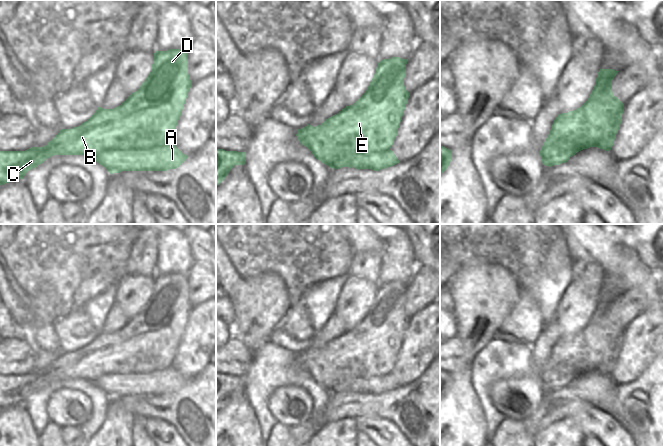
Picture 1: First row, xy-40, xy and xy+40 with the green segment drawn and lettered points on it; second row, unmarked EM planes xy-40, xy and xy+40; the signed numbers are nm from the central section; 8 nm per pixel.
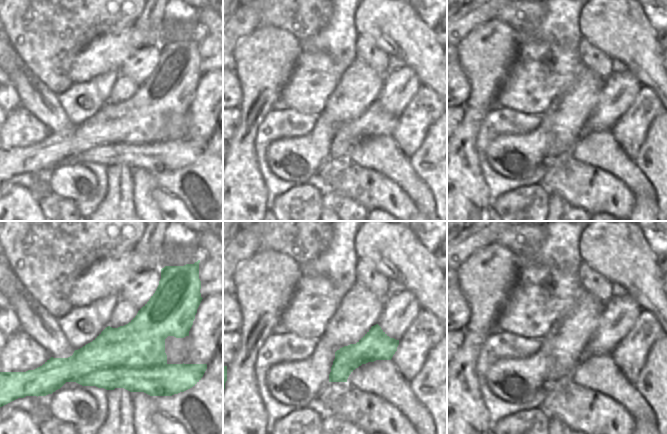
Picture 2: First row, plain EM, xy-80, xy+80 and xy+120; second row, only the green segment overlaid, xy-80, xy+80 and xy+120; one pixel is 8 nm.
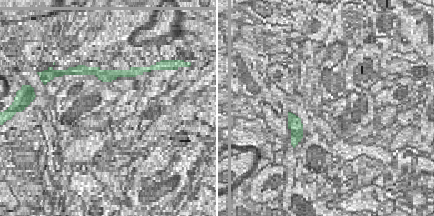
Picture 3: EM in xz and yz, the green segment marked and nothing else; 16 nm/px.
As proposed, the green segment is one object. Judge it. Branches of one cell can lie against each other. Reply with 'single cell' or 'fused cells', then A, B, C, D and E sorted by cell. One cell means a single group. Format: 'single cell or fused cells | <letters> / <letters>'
fused cells | A / B C D E

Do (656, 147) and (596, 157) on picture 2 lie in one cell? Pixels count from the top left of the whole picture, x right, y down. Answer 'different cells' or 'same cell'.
different cells

